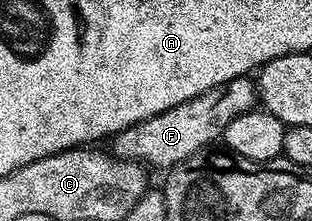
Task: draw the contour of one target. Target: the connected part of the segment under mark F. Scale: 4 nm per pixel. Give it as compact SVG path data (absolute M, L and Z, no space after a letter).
M242 75L228 83L217 85L189 101L181 101L181 105L173 105L173 109L165 109L165 113L157 113L129 129L110 136L109 151L117 159L129 159L151 169L170 169L193 153L210 148L214 144L211 142L222 136L229 121L256 110L256 107L256 80Z

